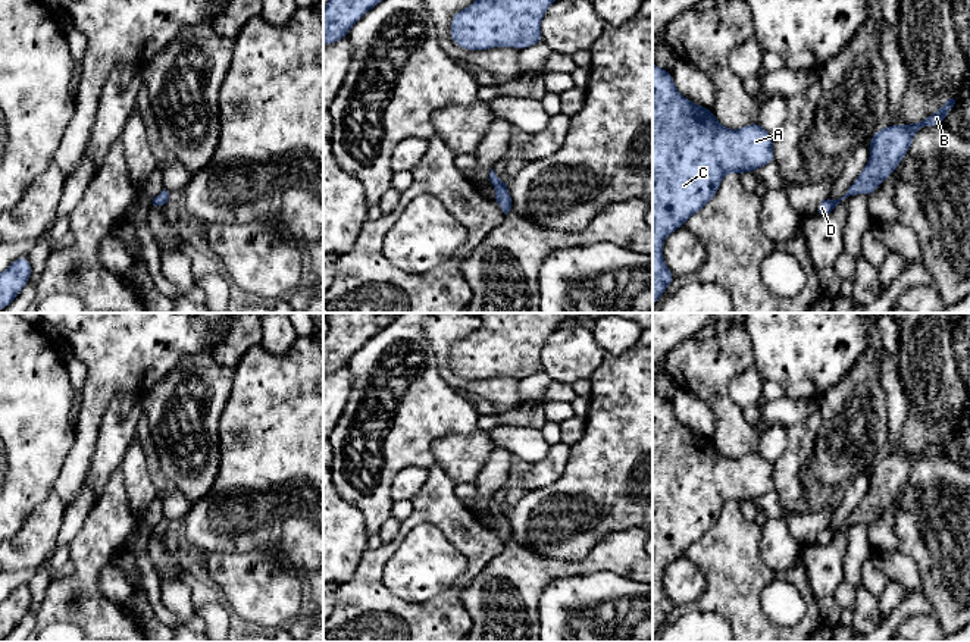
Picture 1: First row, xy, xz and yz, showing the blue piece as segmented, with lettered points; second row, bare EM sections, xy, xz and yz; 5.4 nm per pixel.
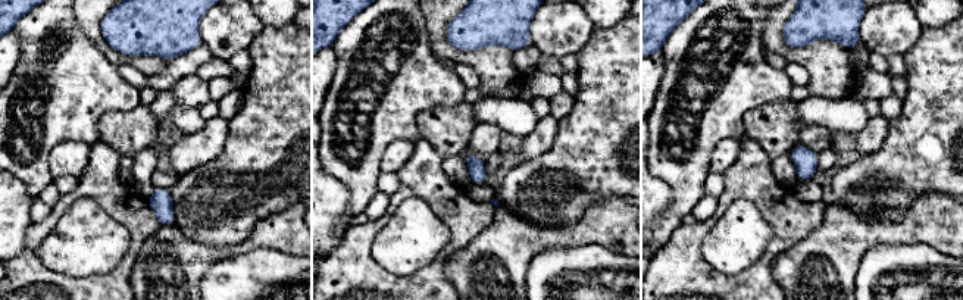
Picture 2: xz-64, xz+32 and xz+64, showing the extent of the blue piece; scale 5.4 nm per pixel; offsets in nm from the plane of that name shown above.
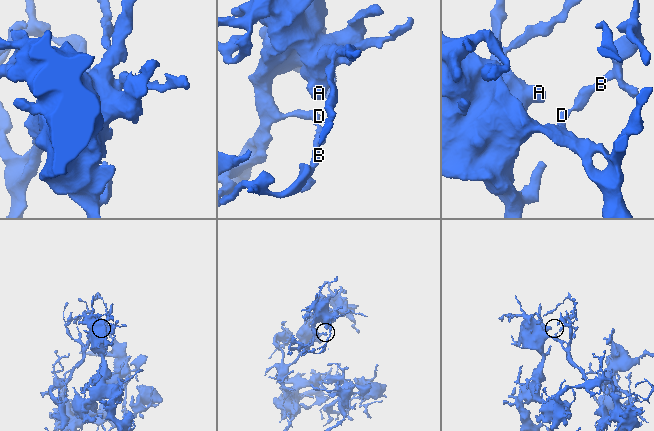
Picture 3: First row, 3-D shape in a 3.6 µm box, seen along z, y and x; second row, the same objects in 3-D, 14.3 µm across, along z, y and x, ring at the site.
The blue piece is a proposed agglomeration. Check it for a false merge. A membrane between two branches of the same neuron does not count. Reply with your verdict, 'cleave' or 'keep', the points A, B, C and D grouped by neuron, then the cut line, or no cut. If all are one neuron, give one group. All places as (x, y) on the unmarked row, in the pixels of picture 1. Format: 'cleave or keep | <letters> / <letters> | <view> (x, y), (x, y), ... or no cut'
keep | A B C D | no cut

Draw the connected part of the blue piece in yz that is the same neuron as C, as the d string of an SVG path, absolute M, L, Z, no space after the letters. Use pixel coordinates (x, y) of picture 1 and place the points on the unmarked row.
M653 392L653 636L673 611L675 605L663 589L663 570L679 558L686 549L700 541L716 524L722 508L728 501L755 501L761 495L775 491L773 464L758 451L742 458L725 457L711 438L694 433L675 416L670 401Z

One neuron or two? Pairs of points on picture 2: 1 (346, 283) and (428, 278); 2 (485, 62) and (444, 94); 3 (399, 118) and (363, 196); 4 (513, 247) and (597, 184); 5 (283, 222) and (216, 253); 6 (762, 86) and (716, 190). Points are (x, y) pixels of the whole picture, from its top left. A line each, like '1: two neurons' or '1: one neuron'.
1: one neuron
2: two neurons
3: one neuron
4: two neurons
5: one neuron
6: two neurons

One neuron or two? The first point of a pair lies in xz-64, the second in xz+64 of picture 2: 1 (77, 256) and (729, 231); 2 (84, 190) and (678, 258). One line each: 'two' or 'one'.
1: one
2: one

